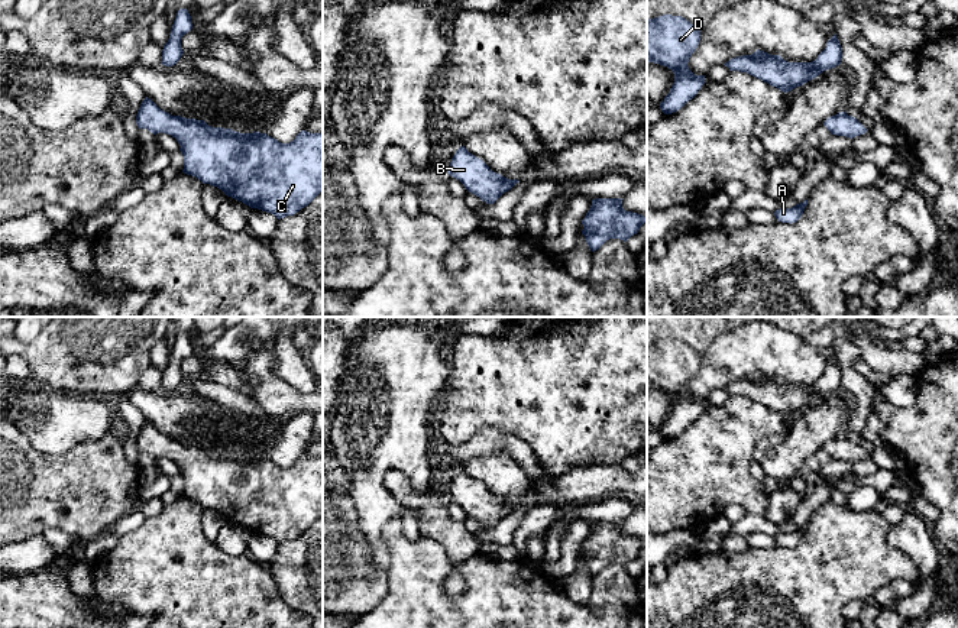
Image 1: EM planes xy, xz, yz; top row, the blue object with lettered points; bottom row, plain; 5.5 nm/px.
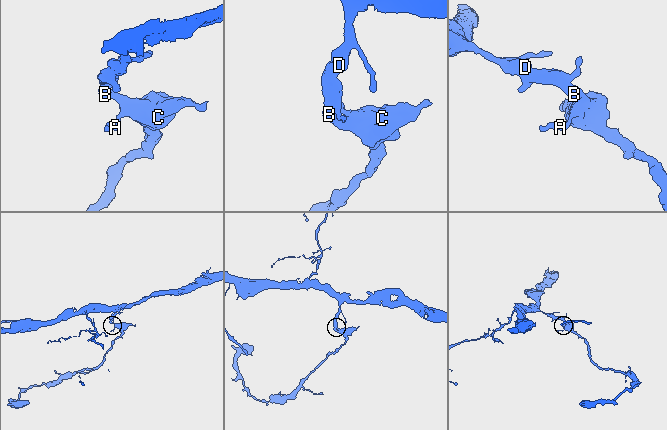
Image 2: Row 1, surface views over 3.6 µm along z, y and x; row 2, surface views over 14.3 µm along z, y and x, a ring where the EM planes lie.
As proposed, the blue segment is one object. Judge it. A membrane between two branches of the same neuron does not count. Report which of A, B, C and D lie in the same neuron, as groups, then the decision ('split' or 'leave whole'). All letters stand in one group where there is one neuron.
A B C D | leave whole

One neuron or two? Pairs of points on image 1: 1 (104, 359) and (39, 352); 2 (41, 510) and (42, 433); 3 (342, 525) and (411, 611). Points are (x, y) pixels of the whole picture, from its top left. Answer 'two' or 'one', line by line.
1: one
2: two
3: two

